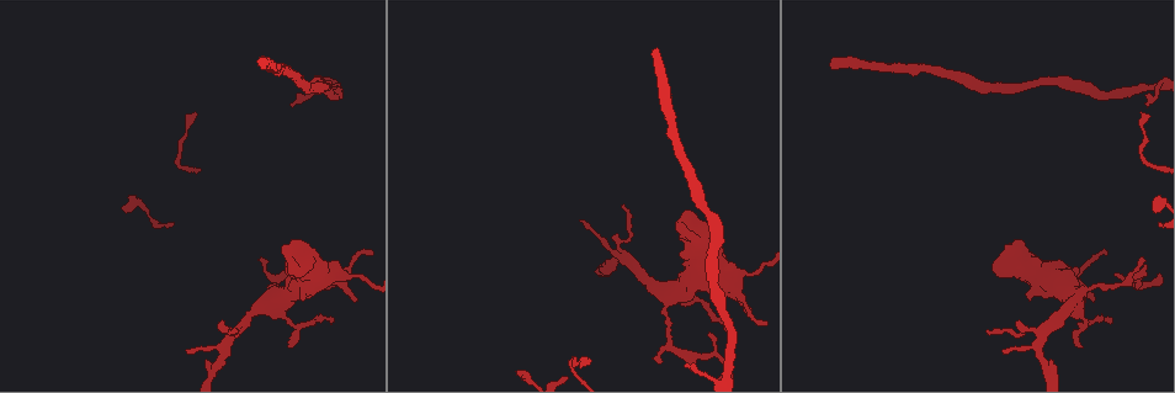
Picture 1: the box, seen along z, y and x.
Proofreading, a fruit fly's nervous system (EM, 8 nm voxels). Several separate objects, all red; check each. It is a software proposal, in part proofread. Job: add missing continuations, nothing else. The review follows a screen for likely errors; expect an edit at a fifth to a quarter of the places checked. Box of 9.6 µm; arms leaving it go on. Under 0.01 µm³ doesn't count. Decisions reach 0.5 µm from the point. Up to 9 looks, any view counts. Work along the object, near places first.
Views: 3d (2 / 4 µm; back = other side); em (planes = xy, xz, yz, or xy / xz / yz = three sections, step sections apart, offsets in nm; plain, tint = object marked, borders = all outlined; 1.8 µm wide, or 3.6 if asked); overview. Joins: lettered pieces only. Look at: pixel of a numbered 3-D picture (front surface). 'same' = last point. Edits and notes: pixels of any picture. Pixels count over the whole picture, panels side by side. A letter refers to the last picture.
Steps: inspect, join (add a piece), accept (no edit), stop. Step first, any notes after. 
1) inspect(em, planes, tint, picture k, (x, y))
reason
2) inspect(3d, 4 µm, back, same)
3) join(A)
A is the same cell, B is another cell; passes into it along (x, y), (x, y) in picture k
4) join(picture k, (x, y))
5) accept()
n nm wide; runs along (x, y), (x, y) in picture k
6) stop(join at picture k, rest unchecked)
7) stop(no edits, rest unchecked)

inspect(3d, 2 µm, picture 1, (274, 291))
abrupt turn

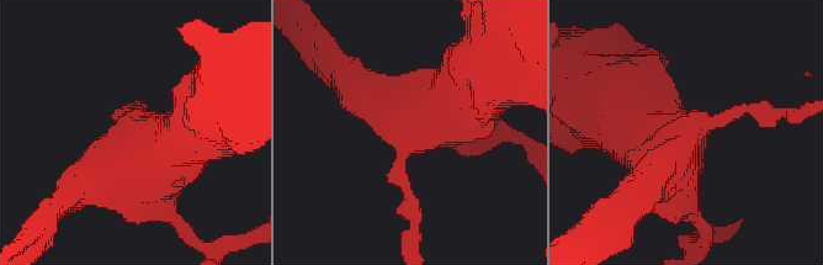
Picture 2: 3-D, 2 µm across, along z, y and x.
inspect(em, planes, tint, picture 2, (412, 133))

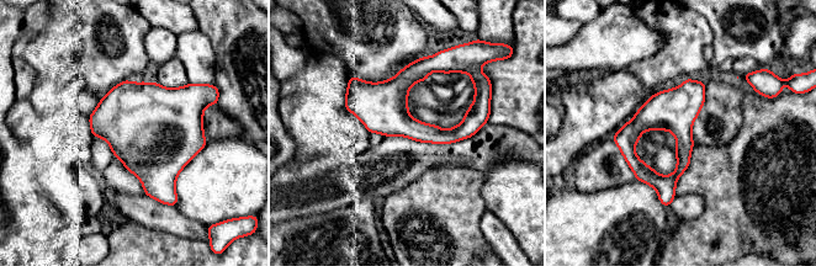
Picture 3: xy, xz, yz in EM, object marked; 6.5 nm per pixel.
inspect(em, planes, borders, same)
what lies round it

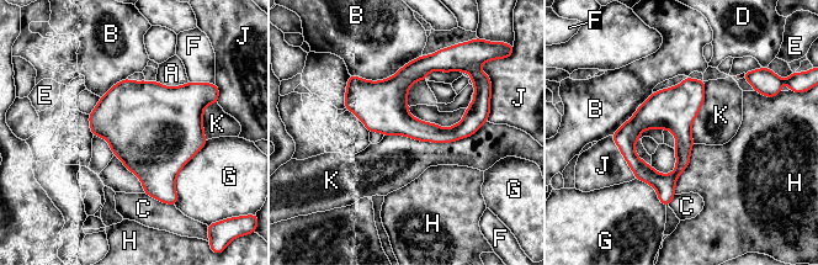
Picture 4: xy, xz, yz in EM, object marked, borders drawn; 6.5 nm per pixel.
accept()
A, B, C, D, E, F, G, H, J and K are other cells; border along (487, 120), (447, 142), (384, 136) in picture 4; no lettered piece goes on from it

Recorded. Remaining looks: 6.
inspect(em, planes, plain, picture 1, (684, 365))
long arm stops here

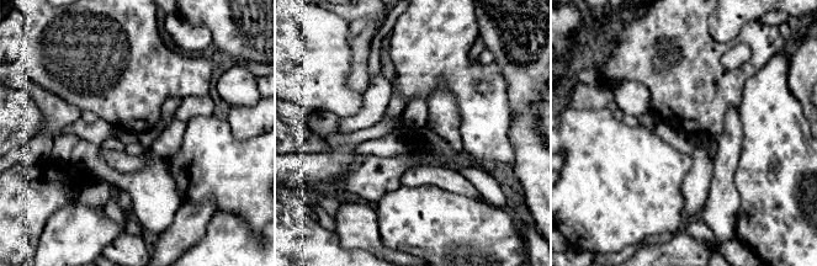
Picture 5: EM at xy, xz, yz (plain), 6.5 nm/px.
inspect(em, planes, borders, same)

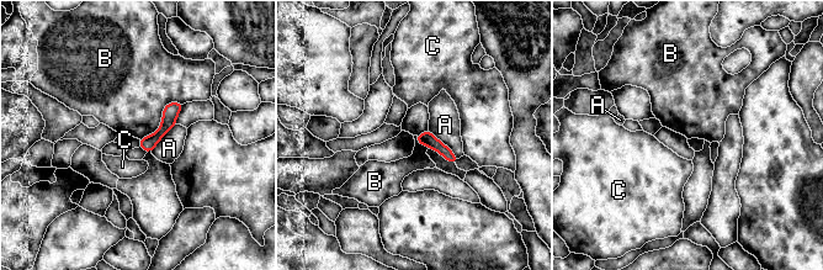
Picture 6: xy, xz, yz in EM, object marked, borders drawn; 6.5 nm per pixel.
accept()
A, B and C are other cells; border along (182, 102), (169, 102), (139, 139) in picture 6; none of them fits

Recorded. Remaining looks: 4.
inspect(3d, 4 µm, picture 1, (261, 67))
an open end

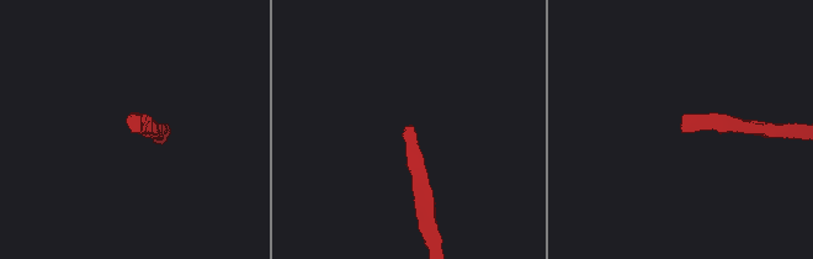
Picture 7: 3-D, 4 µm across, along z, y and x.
inspect(em, planes, tint, picture 7, (132, 131))

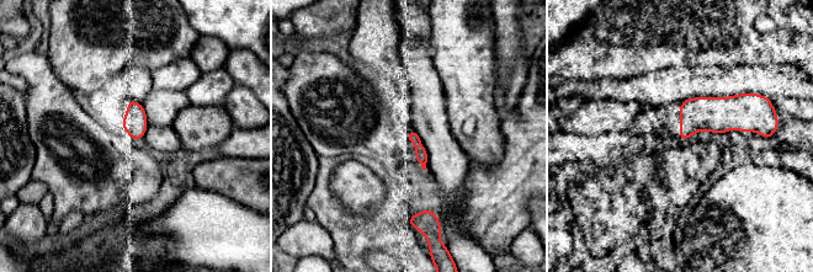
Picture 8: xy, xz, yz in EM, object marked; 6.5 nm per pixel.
inspect(em, planes, borders, same)

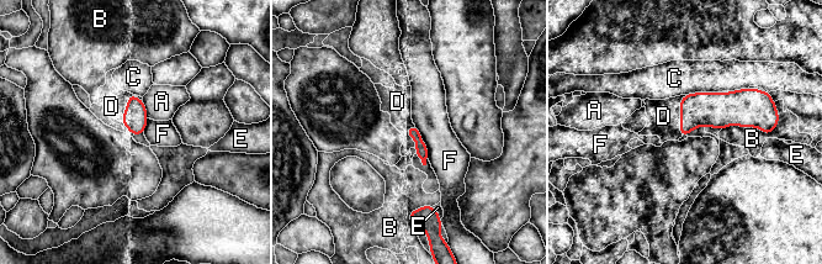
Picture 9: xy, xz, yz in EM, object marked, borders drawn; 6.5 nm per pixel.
join(D)
D is the same cell, A, B, C, E and F are other cells; the neuron continues

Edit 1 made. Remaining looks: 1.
stop(join at picture 9, rest unchecked)

